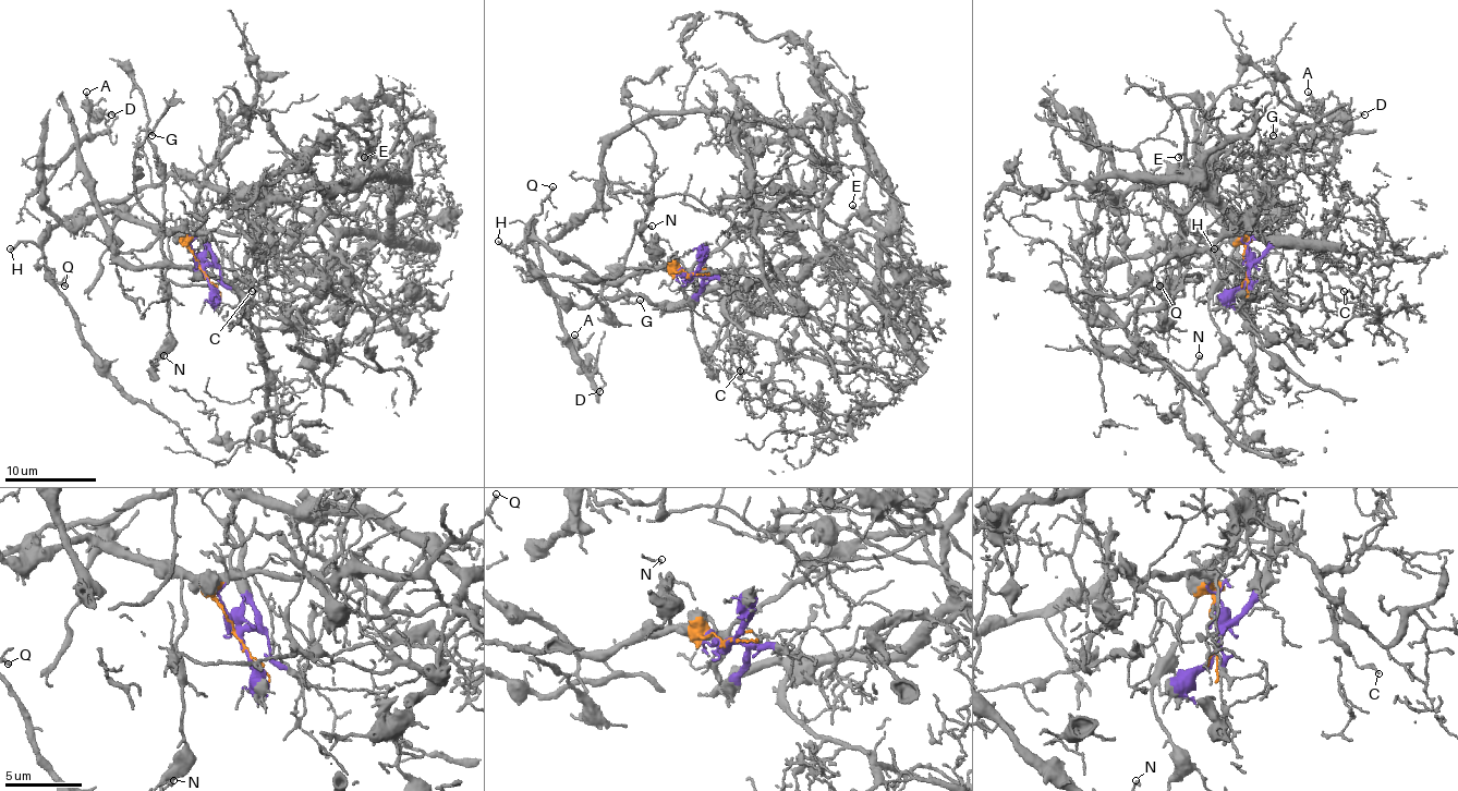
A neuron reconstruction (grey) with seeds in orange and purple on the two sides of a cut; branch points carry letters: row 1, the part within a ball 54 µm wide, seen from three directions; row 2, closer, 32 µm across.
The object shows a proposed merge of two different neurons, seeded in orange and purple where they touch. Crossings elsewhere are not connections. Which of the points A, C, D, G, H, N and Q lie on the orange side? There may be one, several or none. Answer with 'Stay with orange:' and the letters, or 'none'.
Stay with orange: A, D, N

